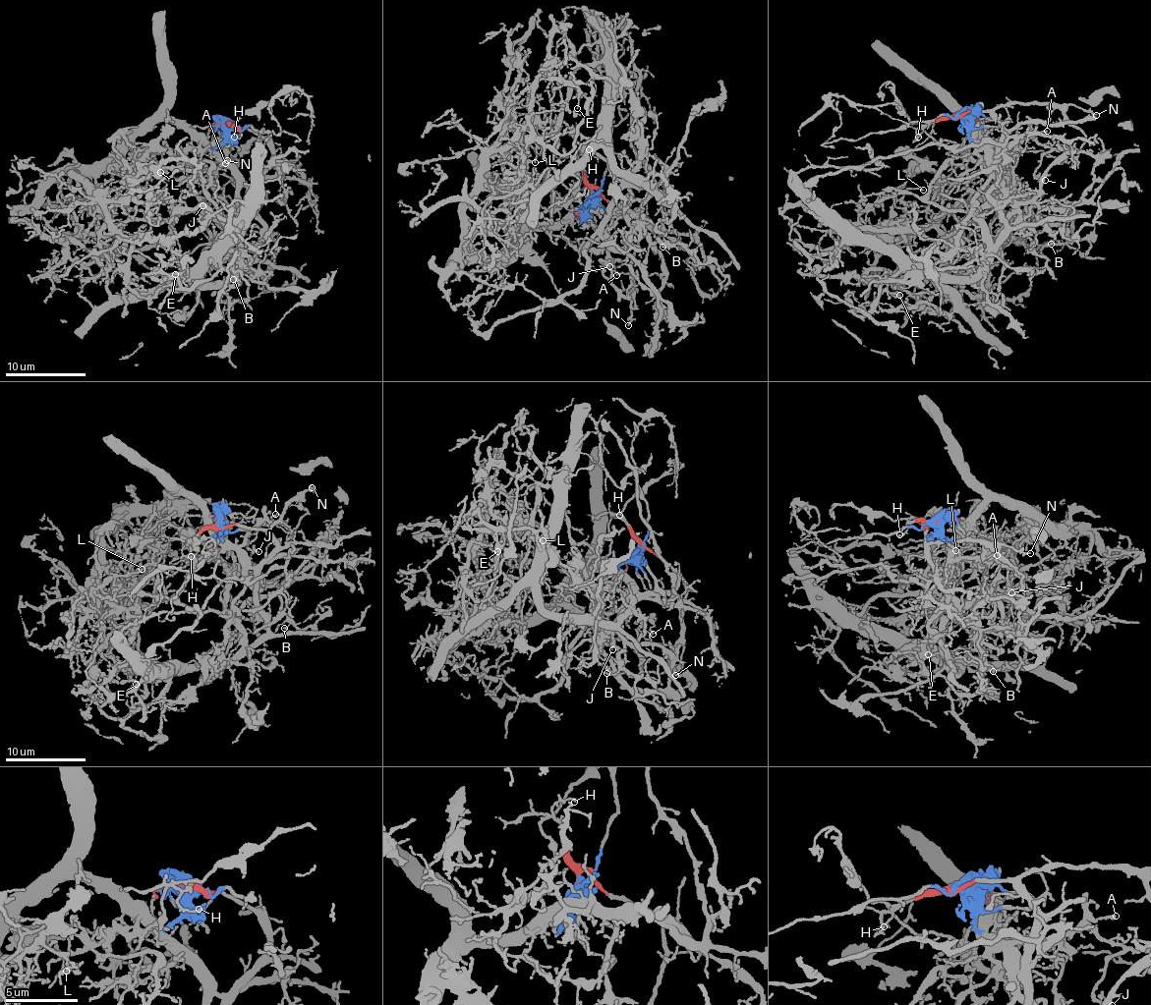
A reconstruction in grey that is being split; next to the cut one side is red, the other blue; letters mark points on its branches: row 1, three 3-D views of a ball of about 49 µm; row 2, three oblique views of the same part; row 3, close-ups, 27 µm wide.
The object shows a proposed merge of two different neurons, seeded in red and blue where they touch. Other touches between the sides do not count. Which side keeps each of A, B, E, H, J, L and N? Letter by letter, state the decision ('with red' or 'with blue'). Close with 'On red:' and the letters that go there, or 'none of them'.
A: with blue
B: with blue
E: with blue
H: with red
J: with blue
L: with blue
N: with red
On red: H, N

